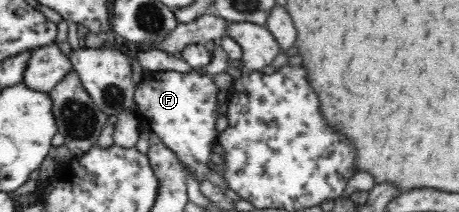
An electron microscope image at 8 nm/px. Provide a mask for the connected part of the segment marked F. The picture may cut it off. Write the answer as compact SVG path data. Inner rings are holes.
M164 70L162 72L145 71L142 81L136 87L136 95L133 98L135 113L148 121L152 133L177 155L179 160L186 163L190 169L194 169L194 175L200 177L200 181L206 180L206 173L210 171L210 155L214 147L208 147L212 141L216 141L216 83L210 77L198 75L198 73L178 73L174 70Z

